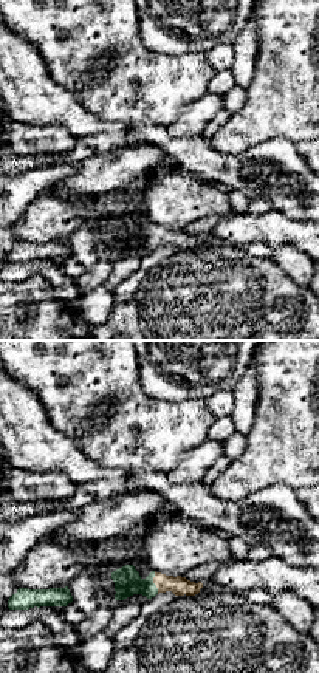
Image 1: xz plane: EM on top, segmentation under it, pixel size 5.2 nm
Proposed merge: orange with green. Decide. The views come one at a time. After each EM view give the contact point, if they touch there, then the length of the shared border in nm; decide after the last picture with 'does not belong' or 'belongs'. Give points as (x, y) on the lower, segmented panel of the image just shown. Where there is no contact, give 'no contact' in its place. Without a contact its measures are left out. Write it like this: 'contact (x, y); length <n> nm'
contact (154, 582); length 120 nm

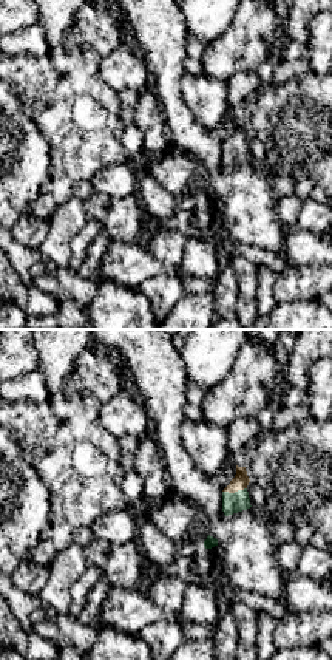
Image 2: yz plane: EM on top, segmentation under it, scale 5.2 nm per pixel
contact (233, 492); length 130 nm

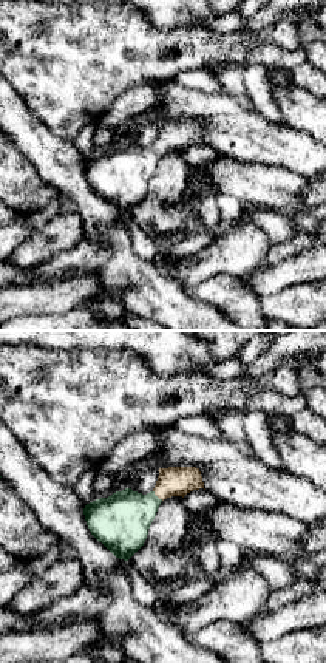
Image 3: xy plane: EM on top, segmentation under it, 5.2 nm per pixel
contact (158, 496); length 80 nm

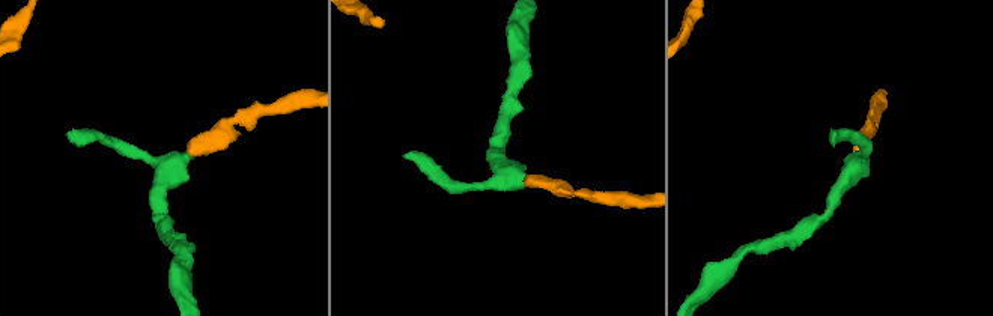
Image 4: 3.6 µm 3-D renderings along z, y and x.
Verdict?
belongs

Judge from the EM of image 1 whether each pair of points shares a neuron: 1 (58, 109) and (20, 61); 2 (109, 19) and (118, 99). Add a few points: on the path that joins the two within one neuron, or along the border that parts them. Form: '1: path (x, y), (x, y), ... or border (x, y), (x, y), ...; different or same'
1: path (45, 99), (20, 73); same
2: path (110, 39), (124, 54), (118, 68), (118, 79); same

